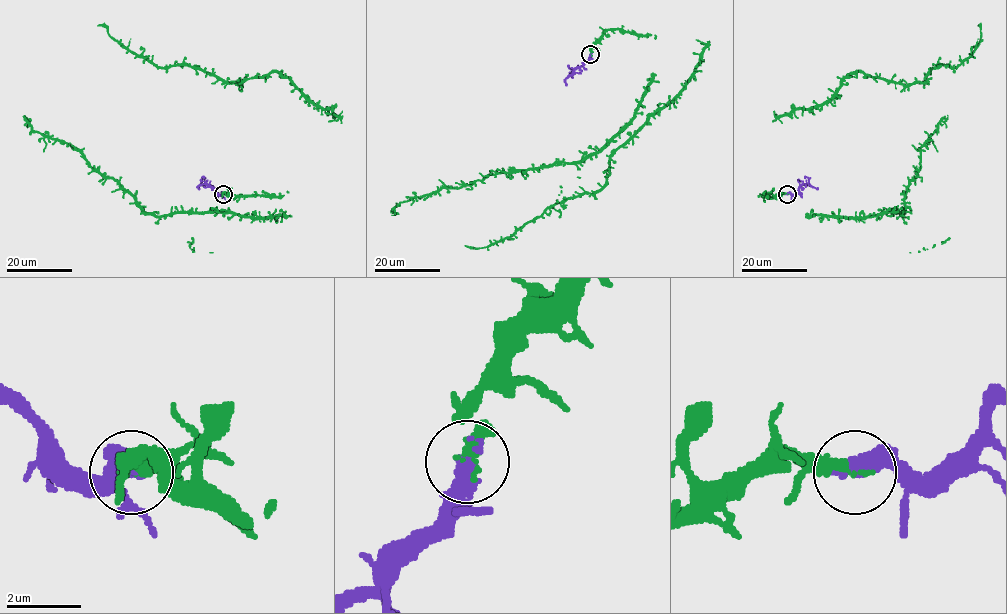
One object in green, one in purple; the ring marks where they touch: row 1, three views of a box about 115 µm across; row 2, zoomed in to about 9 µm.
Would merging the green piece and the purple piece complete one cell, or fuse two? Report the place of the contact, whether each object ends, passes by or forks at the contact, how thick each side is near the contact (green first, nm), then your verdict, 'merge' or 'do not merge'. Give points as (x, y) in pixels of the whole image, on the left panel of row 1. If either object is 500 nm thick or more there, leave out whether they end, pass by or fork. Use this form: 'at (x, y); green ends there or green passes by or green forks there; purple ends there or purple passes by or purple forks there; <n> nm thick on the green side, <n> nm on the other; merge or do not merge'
at (223, 194); 400 nm thick on the green side, 500 nm on the other; merge

